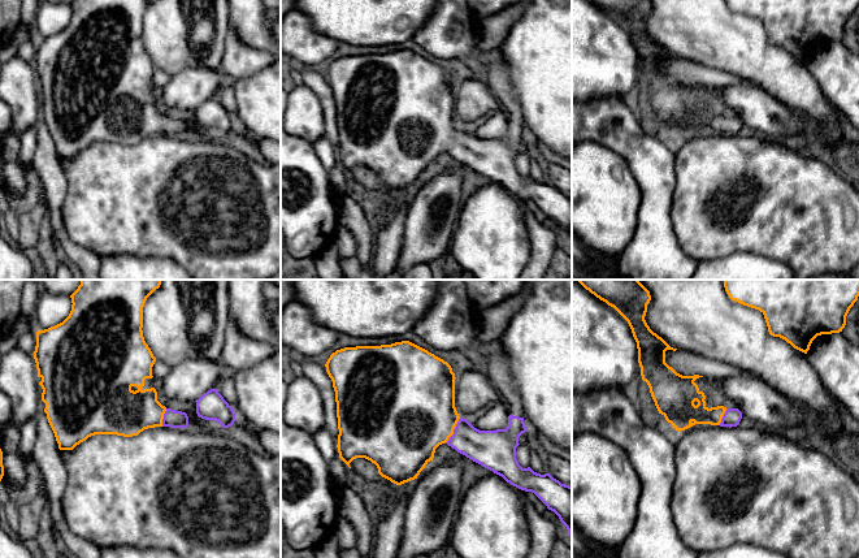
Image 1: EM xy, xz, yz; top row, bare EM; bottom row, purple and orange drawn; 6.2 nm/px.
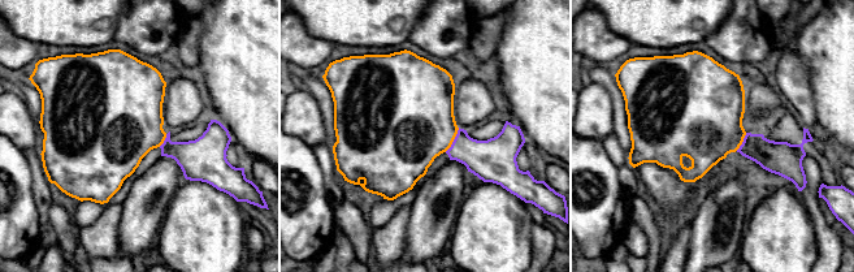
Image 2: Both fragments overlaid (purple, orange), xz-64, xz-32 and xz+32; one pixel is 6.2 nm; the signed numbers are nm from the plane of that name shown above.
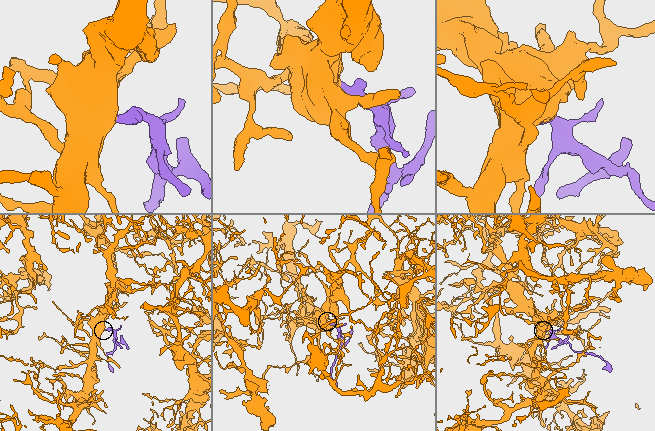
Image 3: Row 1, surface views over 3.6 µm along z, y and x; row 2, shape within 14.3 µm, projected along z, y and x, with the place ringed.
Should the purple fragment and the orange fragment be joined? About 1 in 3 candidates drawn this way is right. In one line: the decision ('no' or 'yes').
yes

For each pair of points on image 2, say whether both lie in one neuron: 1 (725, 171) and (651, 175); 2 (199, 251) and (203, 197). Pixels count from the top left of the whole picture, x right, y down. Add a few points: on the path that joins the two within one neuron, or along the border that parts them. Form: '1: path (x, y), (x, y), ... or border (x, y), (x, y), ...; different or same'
1: path (707, 181), (697, 189), (670, 189); same
2: path (202, 238), (202, 210); same

